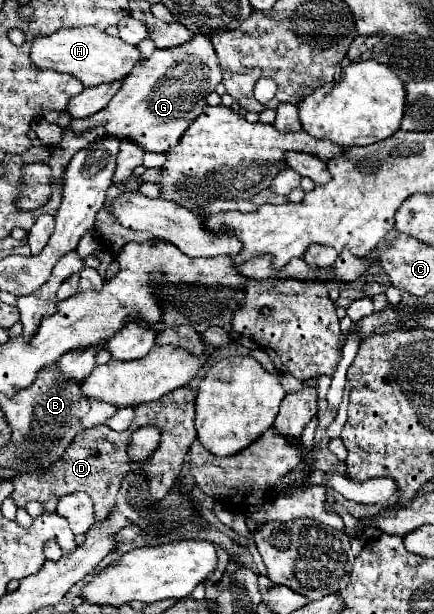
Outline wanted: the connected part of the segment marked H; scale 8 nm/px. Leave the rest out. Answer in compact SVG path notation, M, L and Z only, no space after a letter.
M82 26L72 30L58 30L52 36L34 38L30 48L30 60L36 68L72 74L84 84L84 88L92 88L128 76L132 66L142 60L142 56L136 46L130 46L120 38L112 38L94 26Z

